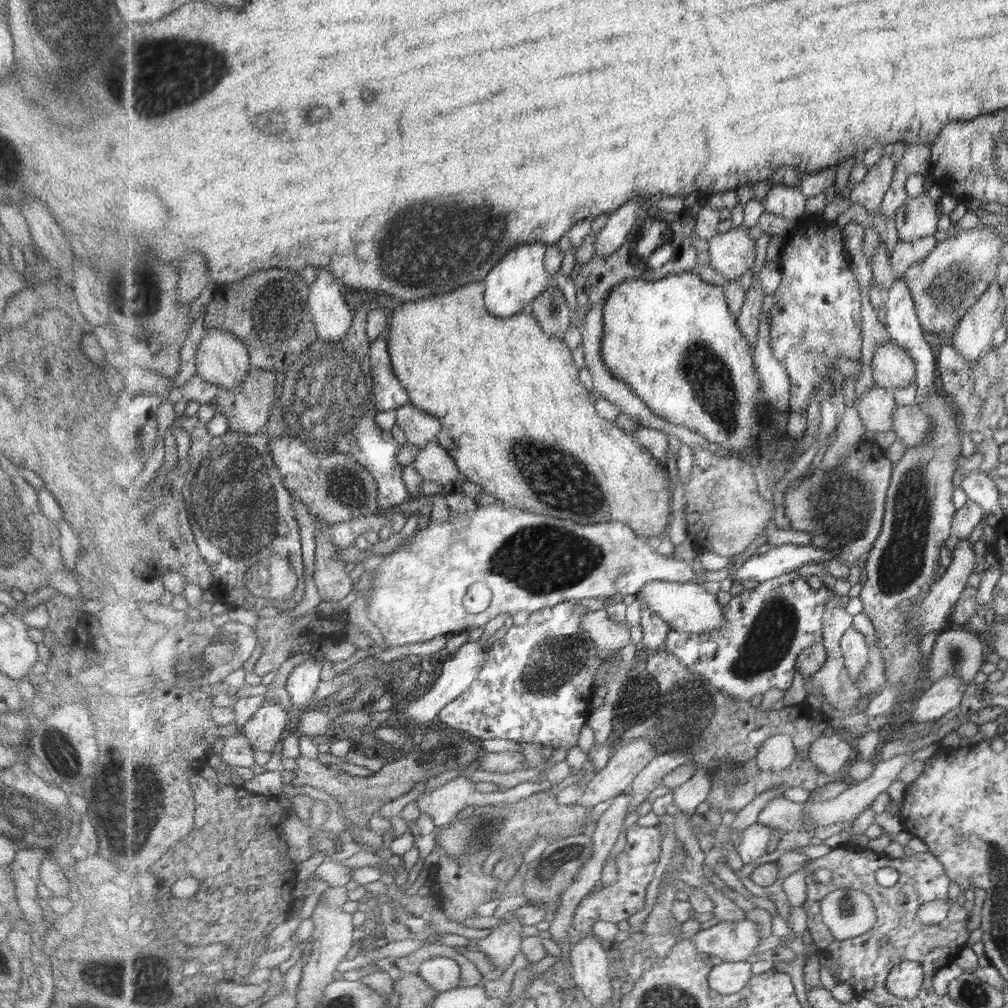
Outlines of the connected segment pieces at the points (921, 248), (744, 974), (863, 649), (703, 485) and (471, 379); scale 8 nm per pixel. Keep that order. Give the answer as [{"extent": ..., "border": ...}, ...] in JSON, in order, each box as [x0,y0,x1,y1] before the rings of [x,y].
[{"extent":[891,235,938,277],"border":[[[934,235],[913,242],[899,240],[891,254],[895,273],[903,277],[909,271],[909,267],[913,267],[921,263],[921,260],[927,259],[937,245],[938,241]]]},{"extent":[708,962,751,995],"border":[[[727,962],[715,965],[711,973],[709,973],[708,979],[710,986],[713,990],[720,992],[724,995],[737,995],[737,992],[741,992],[751,976],[751,963],[750,962]]]},{"extent":[840,627,871,684],"border":[[[853,627],[842,636],[840,645],[850,677],[858,684],[858,678],[869,664],[871,645],[865,635]]]},{"extent":[682,439,779,557],"border":[[[698,439],[691,450],[692,467],[688,481],[682,485],[685,500],[682,513],[688,534],[697,536],[699,547],[730,557],[742,554],[761,534],[767,538],[767,524],[773,519],[773,512],[779,504],[768,502],[759,494],[753,466],[737,456],[716,456],[701,448],[701,440]]]},{"extent":[388,281,671,536],"border":[[[483,281],[473,282],[467,286],[449,293],[421,298],[421,300],[405,302],[397,306],[395,312],[391,312],[389,320],[388,351],[392,359],[397,378],[404,383],[409,397],[416,408],[424,412],[438,416],[443,423],[443,428],[438,434],[437,442],[443,445],[455,459],[463,478],[479,486],[489,494],[498,498],[509,506],[520,507],[523,510],[532,511],[533,514],[545,514],[555,518],[569,518],[575,522],[624,522],[631,526],[639,536],[662,536],[668,530],[671,522],[671,478],[669,470],[660,459],[647,451],[646,446],[631,434],[621,428],[617,423],[603,418],[596,408],[596,404],[589,396],[589,389],[581,382],[580,370],[574,363],[574,356],[567,342],[563,339],[553,338],[544,331],[544,328],[536,316],[528,309],[515,313],[511,318],[497,317],[486,306],[486,285]]]}]

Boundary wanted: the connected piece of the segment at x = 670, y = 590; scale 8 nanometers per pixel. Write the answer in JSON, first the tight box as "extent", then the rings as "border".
{"extent":[634,580,726,634],"border":[[[657,580],[645,584],[634,596],[637,598],[636,600],[645,601],[651,606],[663,620],[672,626],[672,630],[707,634],[726,624],[724,606],[719,604],[715,594],[711,594],[705,586],[699,583],[681,584]]]}

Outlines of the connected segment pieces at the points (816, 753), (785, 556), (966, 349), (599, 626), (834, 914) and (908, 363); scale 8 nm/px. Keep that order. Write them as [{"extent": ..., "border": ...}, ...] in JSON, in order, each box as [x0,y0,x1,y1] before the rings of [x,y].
[{"extent":[810,735,854,775],"border":[[[839,735],[821,736],[811,745],[810,760],[824,775],[838,775],[854,761],[854,748],[851,742],[845,742]]]},{"extent":[727,544,834,583],"border":[[[785,544],[772,547],[762,555],[750,556],[727,577],[732,582],[741,583],[743,580],[756,580],[758,583],[763,583],[779,578],[783,574],[797,571],[803,564],[833,558],[834,554],[829,550],[821,550],[811,544],[807,546]]]},{"extent":[950,282,1005,360],"border":[[[997,282],[993,284],[986,294],[979,297],[977,305],[973,306],[961,319],[961,323],[954,331],[950,344],[966,356],[968,360],[980,360],[984,354],[993,349],[993,334],[1003,327],[1002,313],[1005,309],[1003,289]]]},{"extent":[581,608,631,650],"border":[[[608,608],[588,612],[581,626],[598,649],[620,650],[631,642],[631,626],[626,621],[612,619]]]},{"extent":[822,889,877,940],"border":[[[852,889],[832,891],[822,901],[822,917],[837,940],[865,934],[877,922],[876,906],[865,892]]]},{"extent":[871,342,916,391],"border":[[[893,342],[877,346],[871,361],[873,379],[890,391],[909,386],[916,380],[915,359],[901,346]]]}]

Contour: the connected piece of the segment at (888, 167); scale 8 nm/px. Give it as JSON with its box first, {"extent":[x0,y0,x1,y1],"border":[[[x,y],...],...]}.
{"extent":[845,145,895,216],"border":[[[884,145],[885,151],[877,163],[870,169],[863,180],[854,188],[845,191],[845,196],[852,203],[858,203],[874,216],[882,214],[882,202],[894,179],[895,162],[891,160],[889,145]]]}

